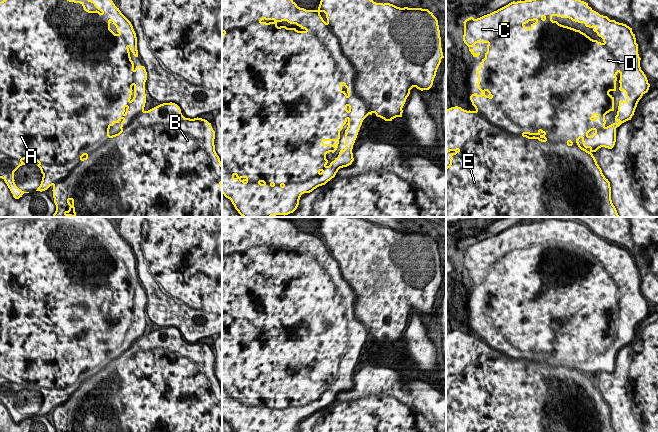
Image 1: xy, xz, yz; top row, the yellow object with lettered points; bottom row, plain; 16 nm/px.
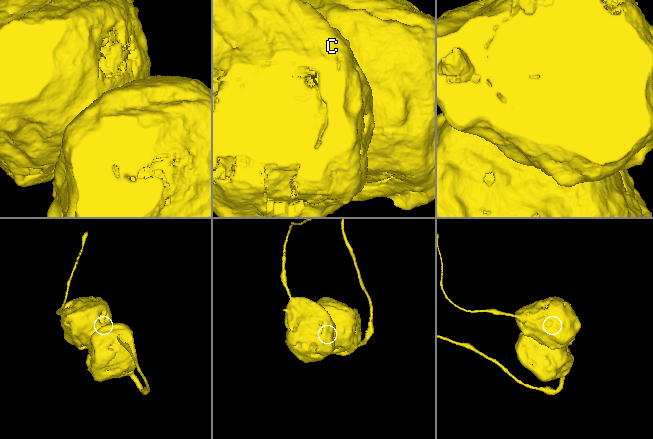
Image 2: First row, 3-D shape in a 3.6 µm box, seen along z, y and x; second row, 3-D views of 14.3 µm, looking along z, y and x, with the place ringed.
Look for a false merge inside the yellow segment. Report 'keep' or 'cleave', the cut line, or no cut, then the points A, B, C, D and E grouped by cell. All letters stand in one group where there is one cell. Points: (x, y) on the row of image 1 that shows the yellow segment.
cleave | yz (542, 99), (562, 118), (564, 126), (561, 134), (568, 142) | A C D / B E

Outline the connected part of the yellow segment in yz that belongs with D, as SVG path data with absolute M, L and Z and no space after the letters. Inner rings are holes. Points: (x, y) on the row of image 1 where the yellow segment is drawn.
M520 0L517 2L513 1L508 5L498 9L497 11L494 11L490 14L484 15L477 19L470 17L466 19L463 23L464 23L463 41L469 47L469 51L471 52L473 57L478 57L480 55L480 52L475 53L474 49L472 48L473 46L479 48L479 46L475 45L476 43L482 42L488 44L487 52L485 53L485 58L482 59L482 63L476 72L478 75L478 82L476 83L476 86L481 91L481 94L478 95L477 93L474 93L470 96L472 105L475 107L476 112L483 115L489 122L513 134L523 134L523 135L529 134L532 136L531 138L540 139L538 136L540 135L541 127L544 128L548 127L549 132L554 133L555 130L554 124L557 122L557 117L555 115L557 114L559 117L563 118L564 124L566 124L567 121L569 122L568 127L566 125L563 127L563 133L560 134L560 136L567 137L568 138L567 141L570 142L571 144L580 146L578 140L581 138L583 142L583 146L586 149L589 148L590 152L596 152L601 147L612 149L616 142L616 128L619 127L622 123L631 120L639 100L649 90L650 84L648 83L647 77L640 67L641 58L639 57L638 54L638 44L636 43L635 34L632 32L632 28L630 28L626 24L616 22L615 20L610 20L607 16L600 15L598 12L594 11L591 7L589 7L588 3L584 1L581 0L525 0L525 1ZM553 16L557 16L561 18L569 18L572 21L578 23L584 23L586 27L592 28L593 31L596 32L597 35L603 39L603 42L601 43L598 42L597 40L591 39L589 36L587 36L585 33L581 32L580 30L576 30L574 28L561 25L557 21L553 21L552 20ZM618 72L620 73L619 90L625 92L625 96L627 97L627 100L619 101L617 115L615 116L616 122L606 127L605 115L610 111L614 111L614 97L610 95L609 92L616 91L616 81L617 81L616 75ZM542 100L544 100L546 104L552 106L550 110L553 112L552 114L553 117L549 123L544 122L543 117L539 116L538 106L541 104Z

